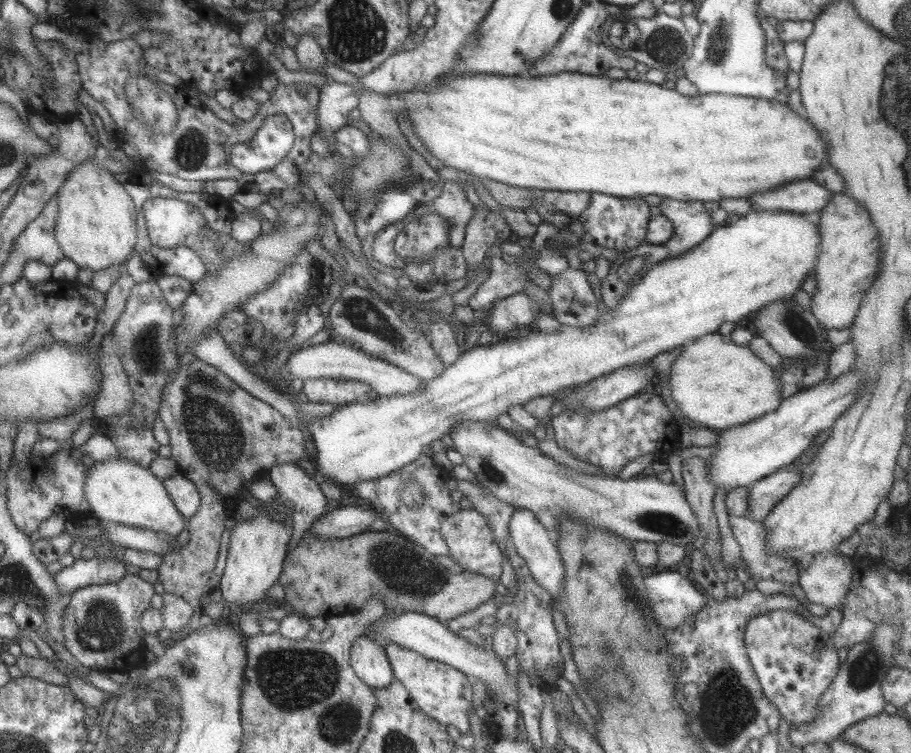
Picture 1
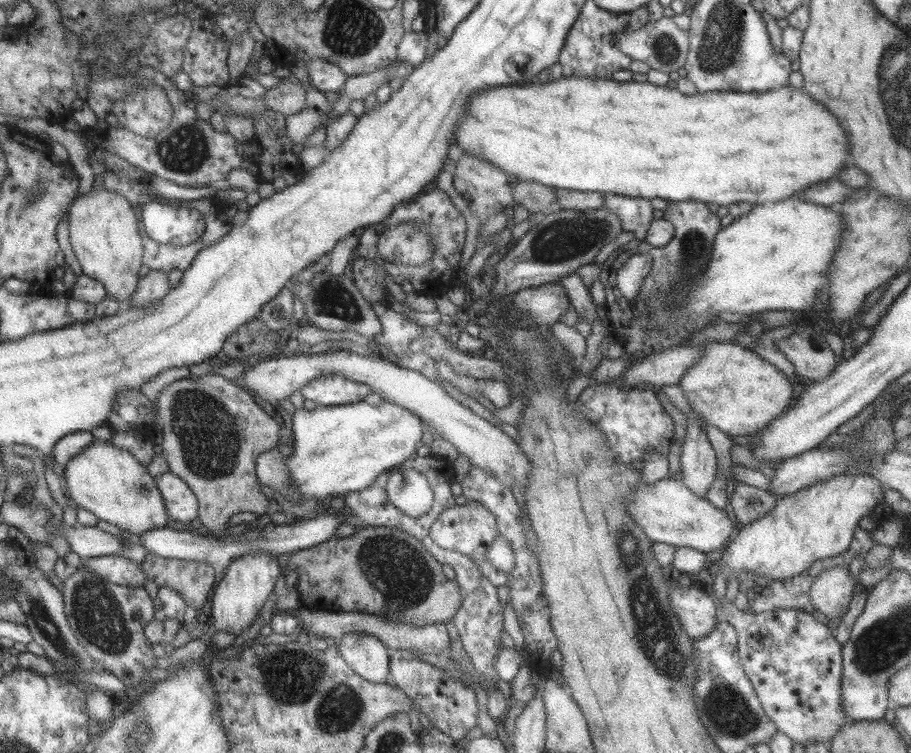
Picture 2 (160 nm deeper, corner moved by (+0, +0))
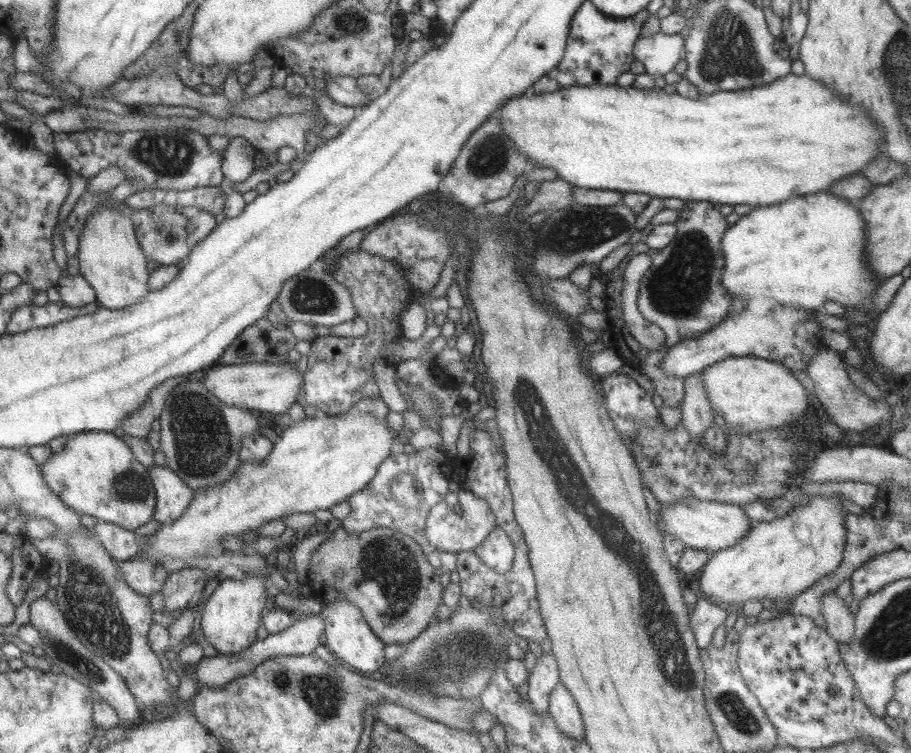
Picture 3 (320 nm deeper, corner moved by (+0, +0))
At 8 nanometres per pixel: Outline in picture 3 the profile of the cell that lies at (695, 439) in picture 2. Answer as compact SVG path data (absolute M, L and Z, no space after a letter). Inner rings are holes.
M702 371L690 374L688 377L684 378L684 397L680 402L681 423L685 425L685 430L694 438L701 443L702 434L704 430L711 424L713 420L712 406L709 402L709 397L704 389L704 382L702 377Z

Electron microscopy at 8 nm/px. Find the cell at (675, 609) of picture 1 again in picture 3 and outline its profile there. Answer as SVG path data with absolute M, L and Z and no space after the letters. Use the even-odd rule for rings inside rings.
M705 598L696 600L695 607L688 614L688 618L697 648L710 646L712 634L725 621L727 615L728 609L723 610L723 608L715 605L715 602L709 602Z

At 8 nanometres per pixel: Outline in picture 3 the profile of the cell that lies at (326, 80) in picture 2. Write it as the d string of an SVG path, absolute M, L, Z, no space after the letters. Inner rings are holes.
M351 76L323 77L323 80L326 80L326 94L333 102L356 110L368 103L368 93L362 91Z

